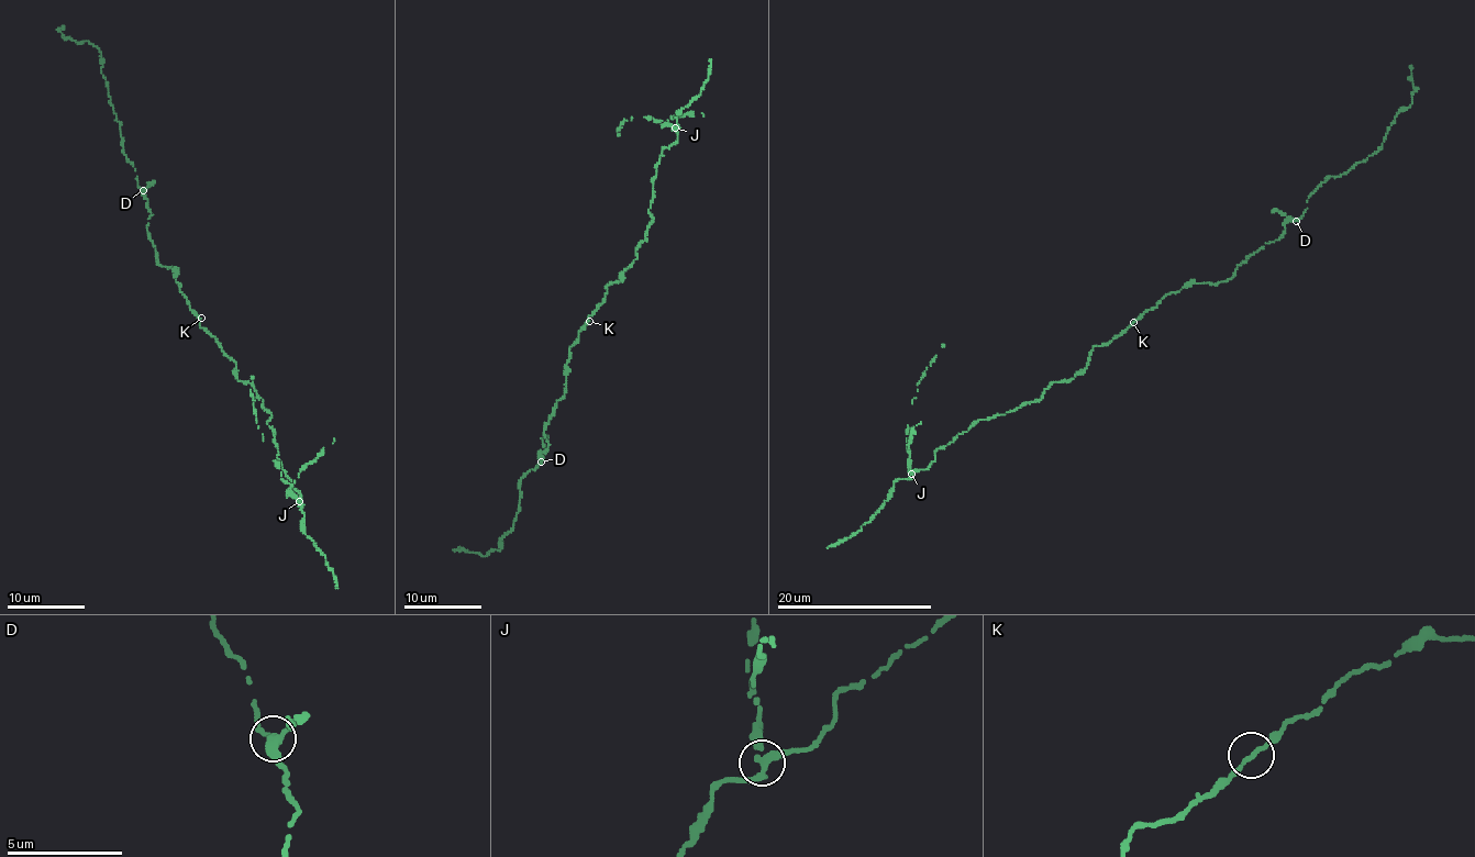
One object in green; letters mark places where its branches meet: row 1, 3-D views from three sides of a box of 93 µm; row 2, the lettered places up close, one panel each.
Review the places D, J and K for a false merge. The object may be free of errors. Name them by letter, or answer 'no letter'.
J

